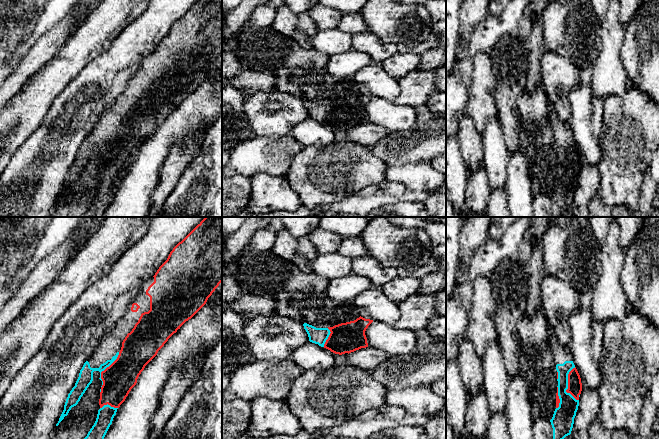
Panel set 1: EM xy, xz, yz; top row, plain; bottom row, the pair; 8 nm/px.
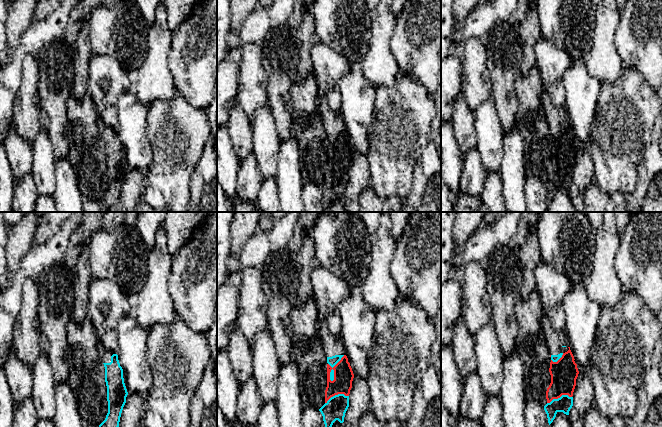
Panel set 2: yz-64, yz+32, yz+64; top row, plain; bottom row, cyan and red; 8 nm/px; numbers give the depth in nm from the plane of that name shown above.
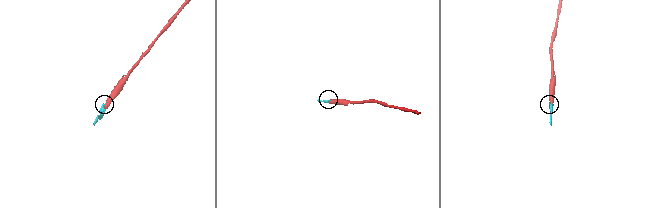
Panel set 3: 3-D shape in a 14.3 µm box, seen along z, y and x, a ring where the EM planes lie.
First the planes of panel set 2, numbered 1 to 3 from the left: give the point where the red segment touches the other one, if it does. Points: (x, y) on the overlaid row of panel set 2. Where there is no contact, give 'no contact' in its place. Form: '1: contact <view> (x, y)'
1: no contact
2: contact yz+32 (336, 395)
3: contact yz+64 (560, 397)

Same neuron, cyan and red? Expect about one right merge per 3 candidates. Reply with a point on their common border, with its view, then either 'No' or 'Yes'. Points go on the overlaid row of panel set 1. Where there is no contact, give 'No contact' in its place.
Touches cyan at yz (567, 385). Yes

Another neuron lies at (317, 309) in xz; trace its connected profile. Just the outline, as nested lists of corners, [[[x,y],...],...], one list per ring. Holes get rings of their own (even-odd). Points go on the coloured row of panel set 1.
[[[326,291],[281,292],[272,298],[276,302],[275,315],[290,316],[316,328],[333,327],[360,317],[354,300],[336,301]]]

